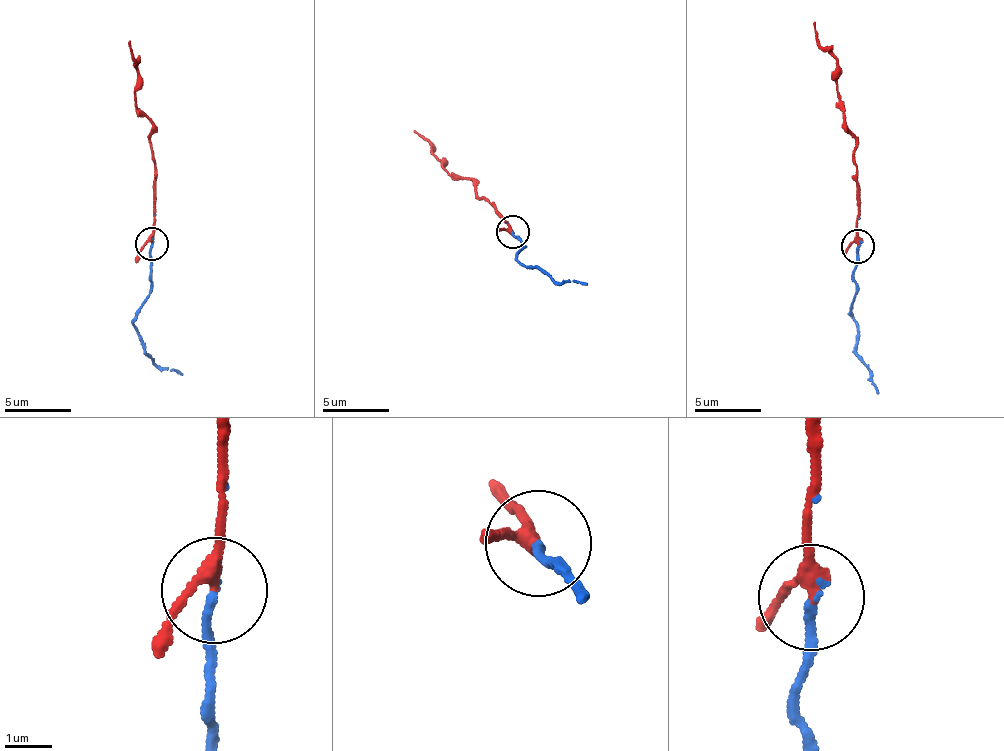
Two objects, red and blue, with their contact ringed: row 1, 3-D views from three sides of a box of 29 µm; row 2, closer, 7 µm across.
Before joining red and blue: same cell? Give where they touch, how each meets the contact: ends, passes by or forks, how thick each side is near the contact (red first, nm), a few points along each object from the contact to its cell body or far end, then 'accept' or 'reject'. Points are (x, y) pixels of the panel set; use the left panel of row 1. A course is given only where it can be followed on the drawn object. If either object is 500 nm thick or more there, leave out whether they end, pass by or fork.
place (152, 244); red passes by; blue ends; calibres 280 and 180 nm; course red (153, 244), (150, 117), (135, 98), (138, 70), (131, 39); course blue (153, 244), (150, 295), (133, 327), (143, 351), (181, 376); accept

